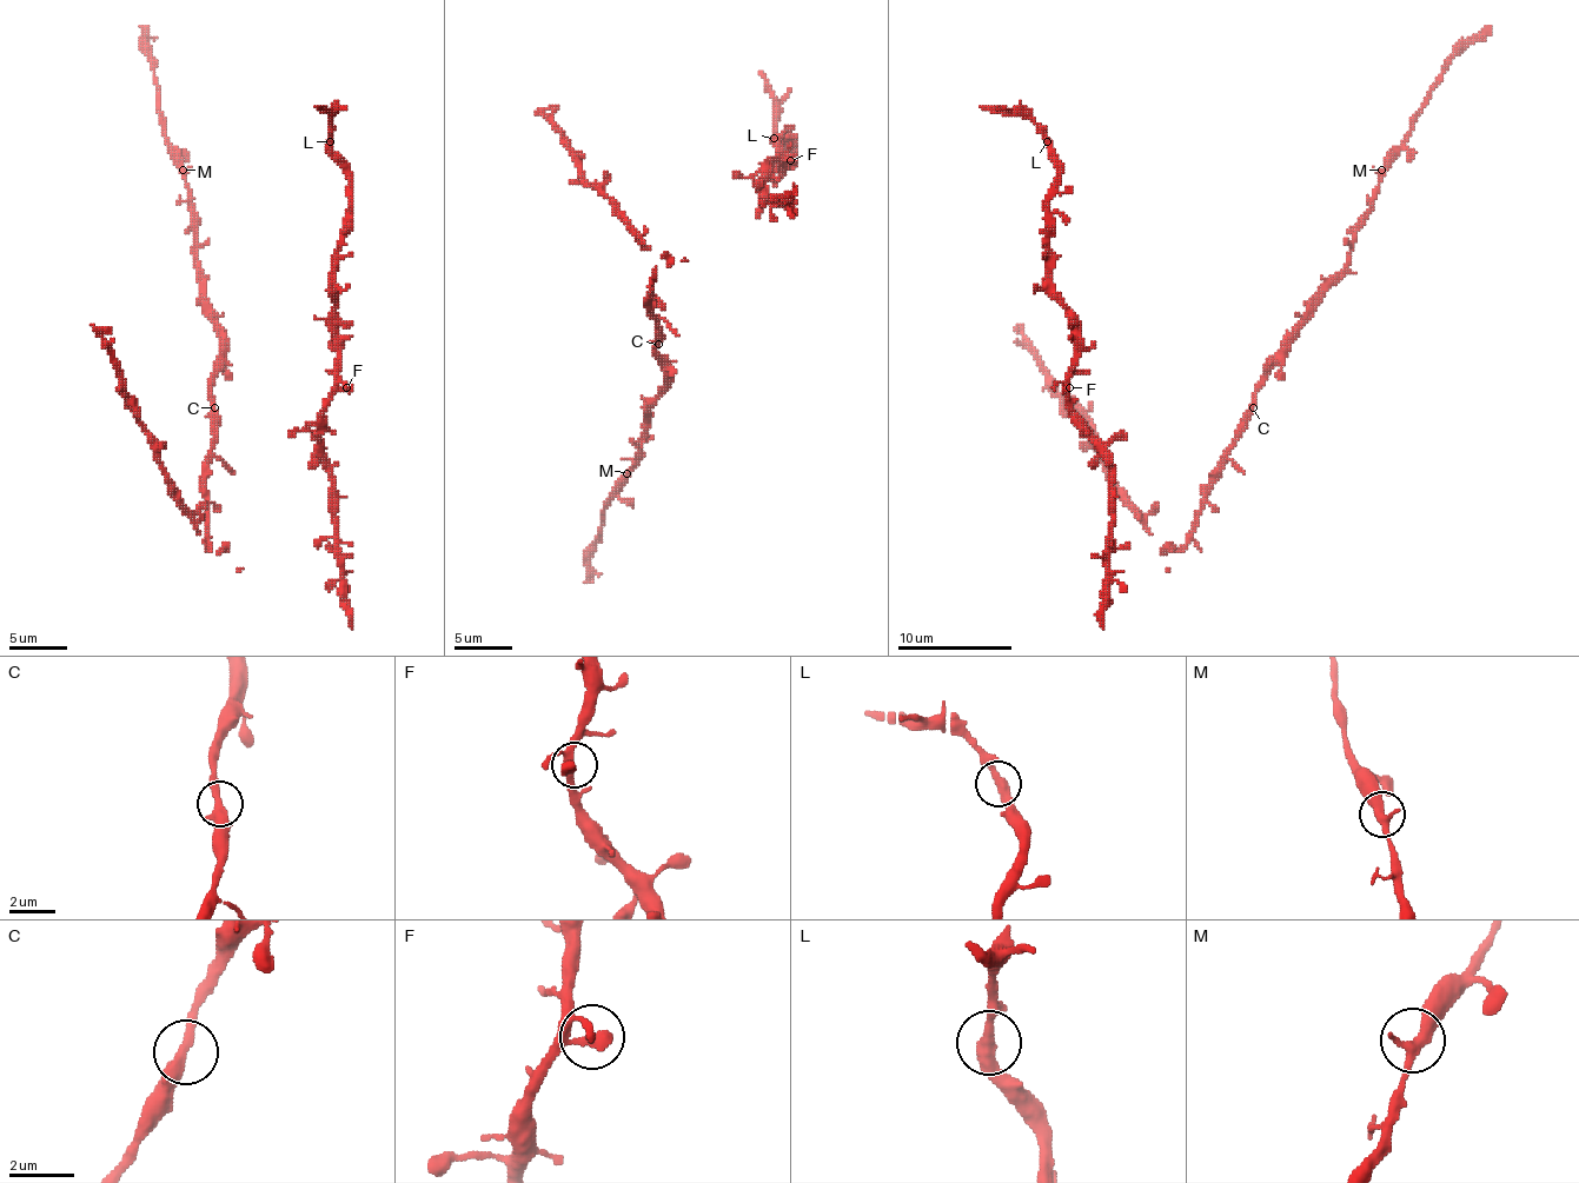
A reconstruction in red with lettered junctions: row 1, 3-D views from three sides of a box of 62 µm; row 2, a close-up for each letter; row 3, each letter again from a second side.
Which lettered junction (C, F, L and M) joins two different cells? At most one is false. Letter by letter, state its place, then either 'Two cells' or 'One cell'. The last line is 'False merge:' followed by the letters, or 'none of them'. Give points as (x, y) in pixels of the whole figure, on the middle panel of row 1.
C: Place: (658, 344). One cell
F: Place: (790, 160). One cell
L: Place: (774, 138). One cell
M: Place: (627, 473). One cell
False merge: none of them

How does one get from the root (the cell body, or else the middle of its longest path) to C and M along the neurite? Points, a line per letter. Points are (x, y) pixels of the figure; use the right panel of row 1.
C: (1175, 551), (1187, 543), (1187, 534), (1201, 509), (1203, 489), (1233, 443), (1241, 419), (1253, 407)
M: (1175, 551), (1187, 543), (1267, 361), (1345, 267), (1381, 170)

